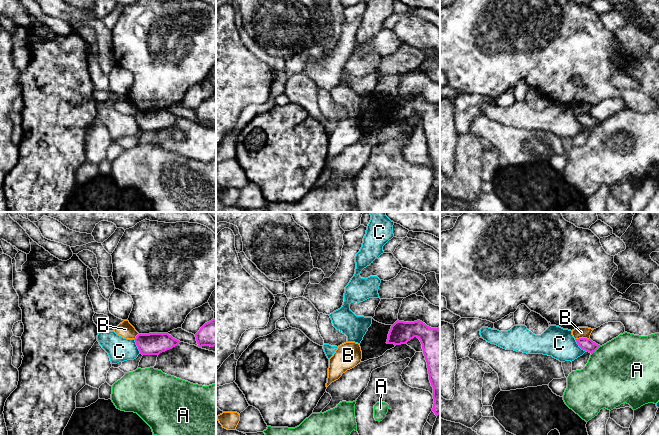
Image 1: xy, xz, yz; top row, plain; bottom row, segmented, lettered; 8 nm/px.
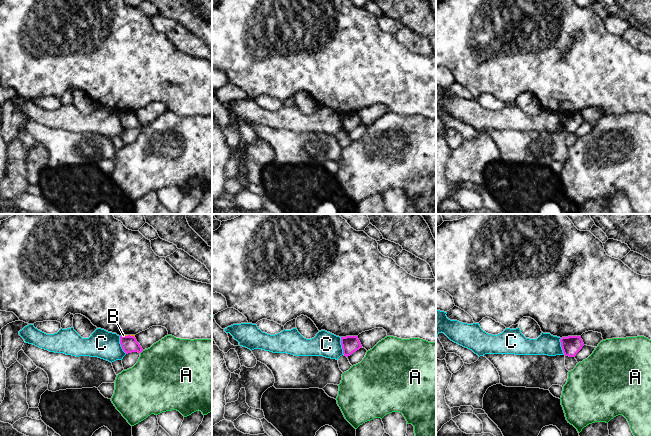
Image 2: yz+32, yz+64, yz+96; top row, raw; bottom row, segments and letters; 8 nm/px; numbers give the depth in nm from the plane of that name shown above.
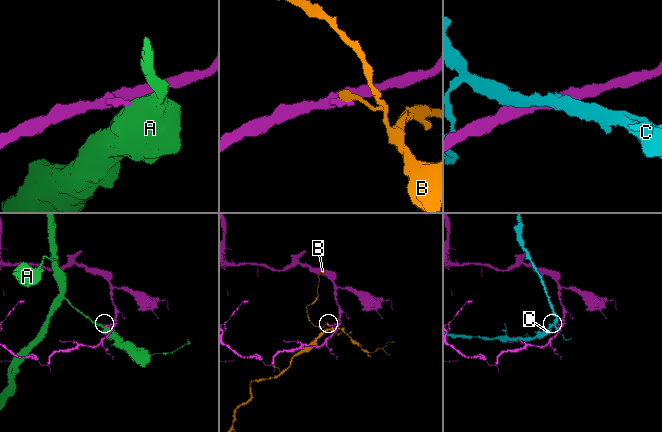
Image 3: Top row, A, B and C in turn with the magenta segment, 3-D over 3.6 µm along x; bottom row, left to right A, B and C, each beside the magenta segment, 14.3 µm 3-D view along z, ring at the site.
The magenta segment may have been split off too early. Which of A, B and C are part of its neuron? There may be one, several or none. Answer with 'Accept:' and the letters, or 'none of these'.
Accept: none of these

